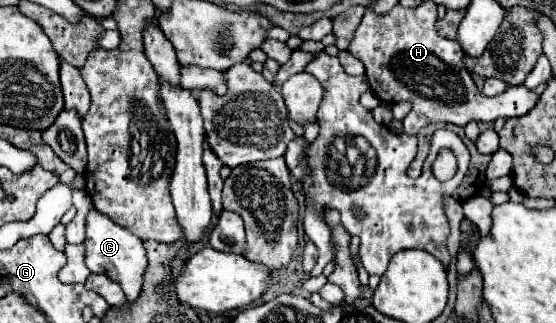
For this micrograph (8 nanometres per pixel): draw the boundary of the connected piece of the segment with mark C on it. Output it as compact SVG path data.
M91 205L89 215L87 215L87 223L85 223L83 247L85 247L85 263L87 263L89 271L109 275L113 281L123 285L123 291L129 301L137 299L137 293L141 291L141 277L147 269L147 257L145 257L145 249L143 249L141 239L137 239L129 231L121 229L117 223L113 223L107 215L103 215L101 211L97 211Z

